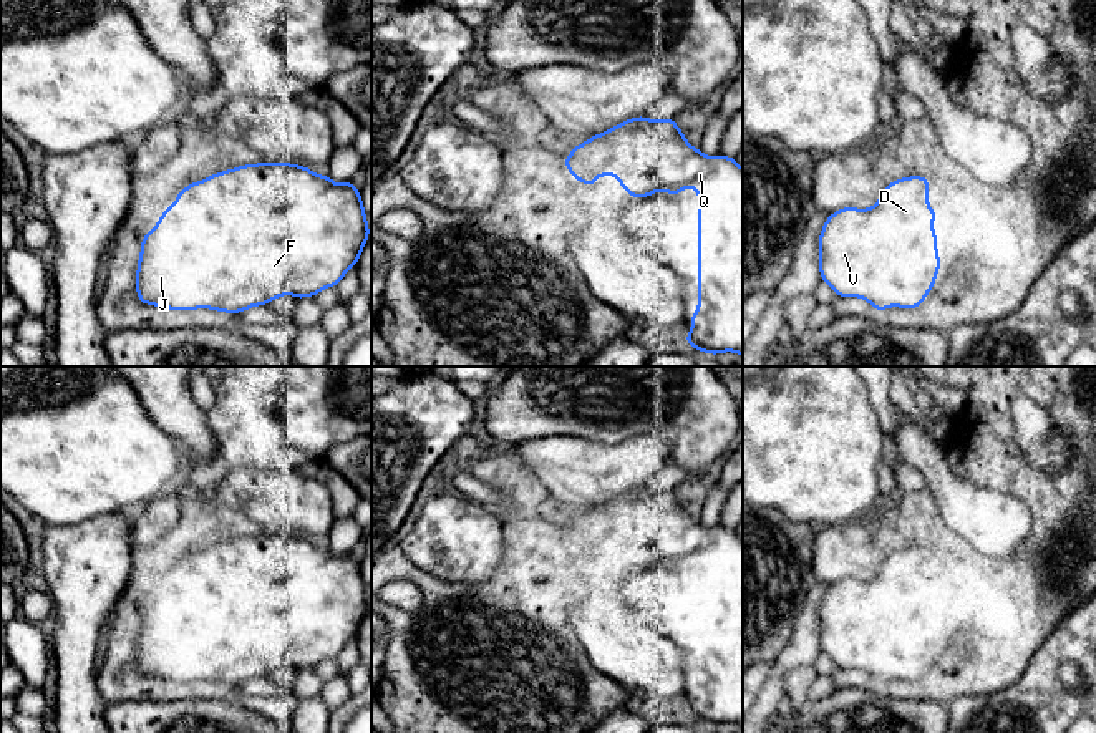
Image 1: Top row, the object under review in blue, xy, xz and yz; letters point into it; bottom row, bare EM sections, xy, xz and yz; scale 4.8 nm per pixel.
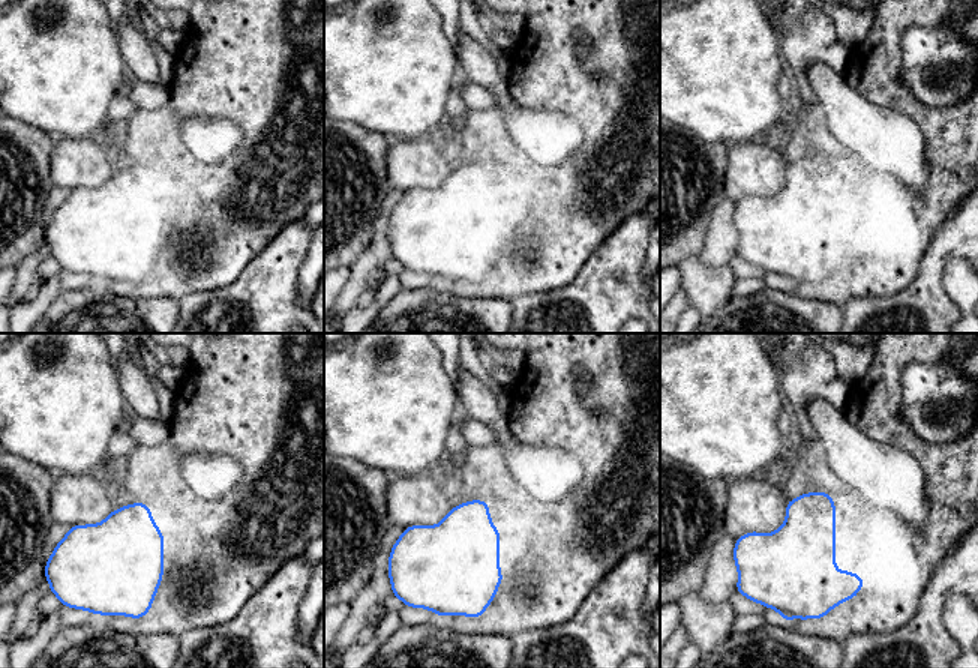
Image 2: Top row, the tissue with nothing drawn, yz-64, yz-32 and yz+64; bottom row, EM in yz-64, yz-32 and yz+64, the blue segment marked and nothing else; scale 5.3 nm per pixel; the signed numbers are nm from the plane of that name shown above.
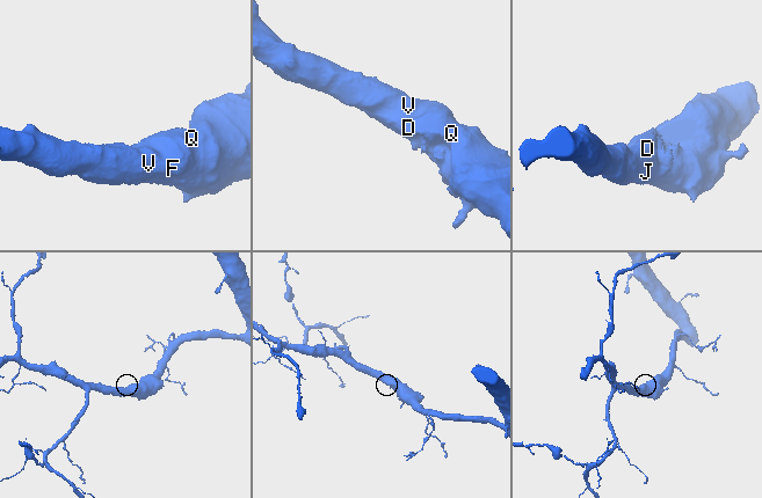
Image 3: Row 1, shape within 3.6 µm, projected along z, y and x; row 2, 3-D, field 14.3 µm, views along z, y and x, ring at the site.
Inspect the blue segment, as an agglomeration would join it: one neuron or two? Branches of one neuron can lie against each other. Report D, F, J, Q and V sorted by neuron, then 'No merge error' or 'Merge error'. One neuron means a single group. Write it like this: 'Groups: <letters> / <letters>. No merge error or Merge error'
Groups: D F J Q V. No merge error

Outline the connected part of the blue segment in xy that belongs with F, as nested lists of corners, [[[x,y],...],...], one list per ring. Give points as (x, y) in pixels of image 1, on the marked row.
[[[257,163],[187,184],[143,237],[136,292],[144,305],[242,313],[282,295],[315,297],[358,265],[370,237],[353,181],[337,184],[305,166]]]

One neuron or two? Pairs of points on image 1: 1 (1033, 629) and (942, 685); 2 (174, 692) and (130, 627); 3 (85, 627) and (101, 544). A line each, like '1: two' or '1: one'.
1: one
2: one
3: one

